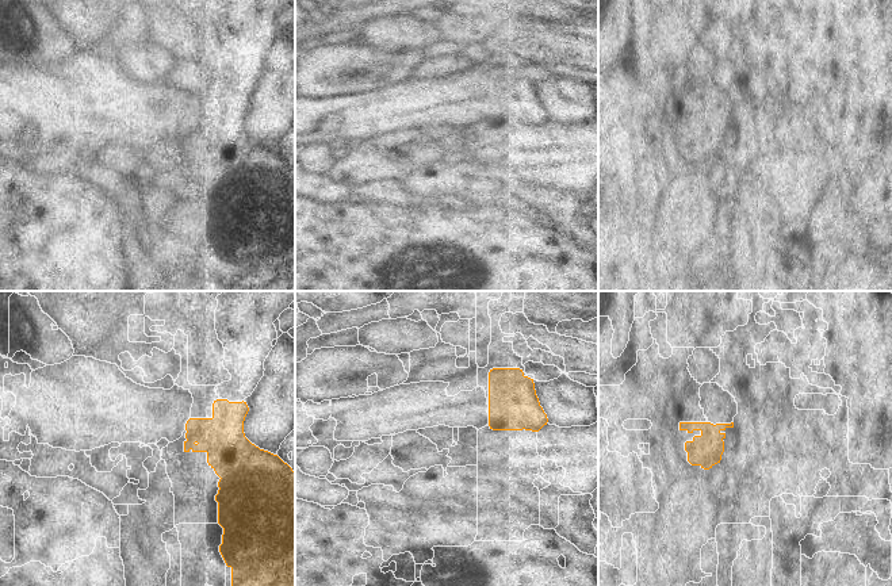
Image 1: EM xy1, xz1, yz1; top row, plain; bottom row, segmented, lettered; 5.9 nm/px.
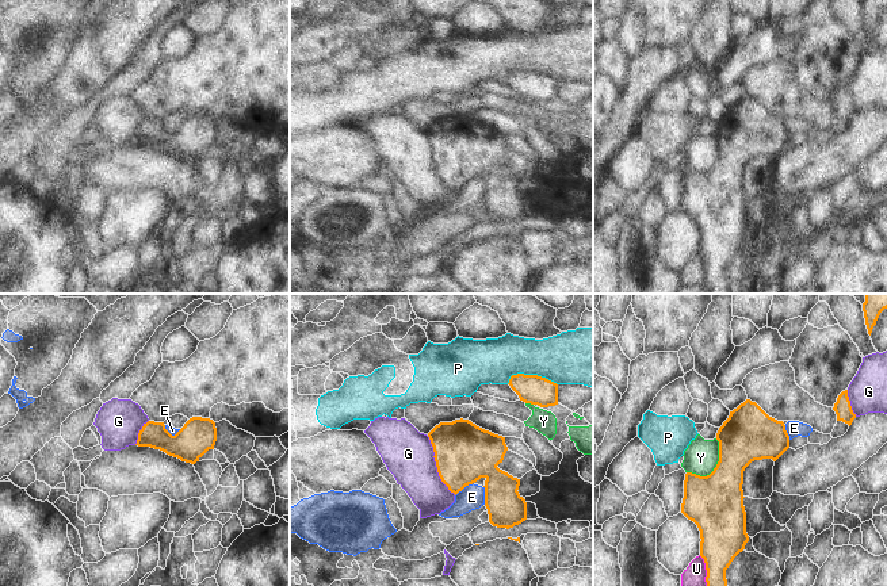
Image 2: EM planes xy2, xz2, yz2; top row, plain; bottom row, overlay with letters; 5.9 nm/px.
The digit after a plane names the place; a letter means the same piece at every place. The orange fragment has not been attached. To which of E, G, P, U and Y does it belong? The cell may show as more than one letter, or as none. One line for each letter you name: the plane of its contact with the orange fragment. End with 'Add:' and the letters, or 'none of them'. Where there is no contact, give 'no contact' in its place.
Add: none of them

